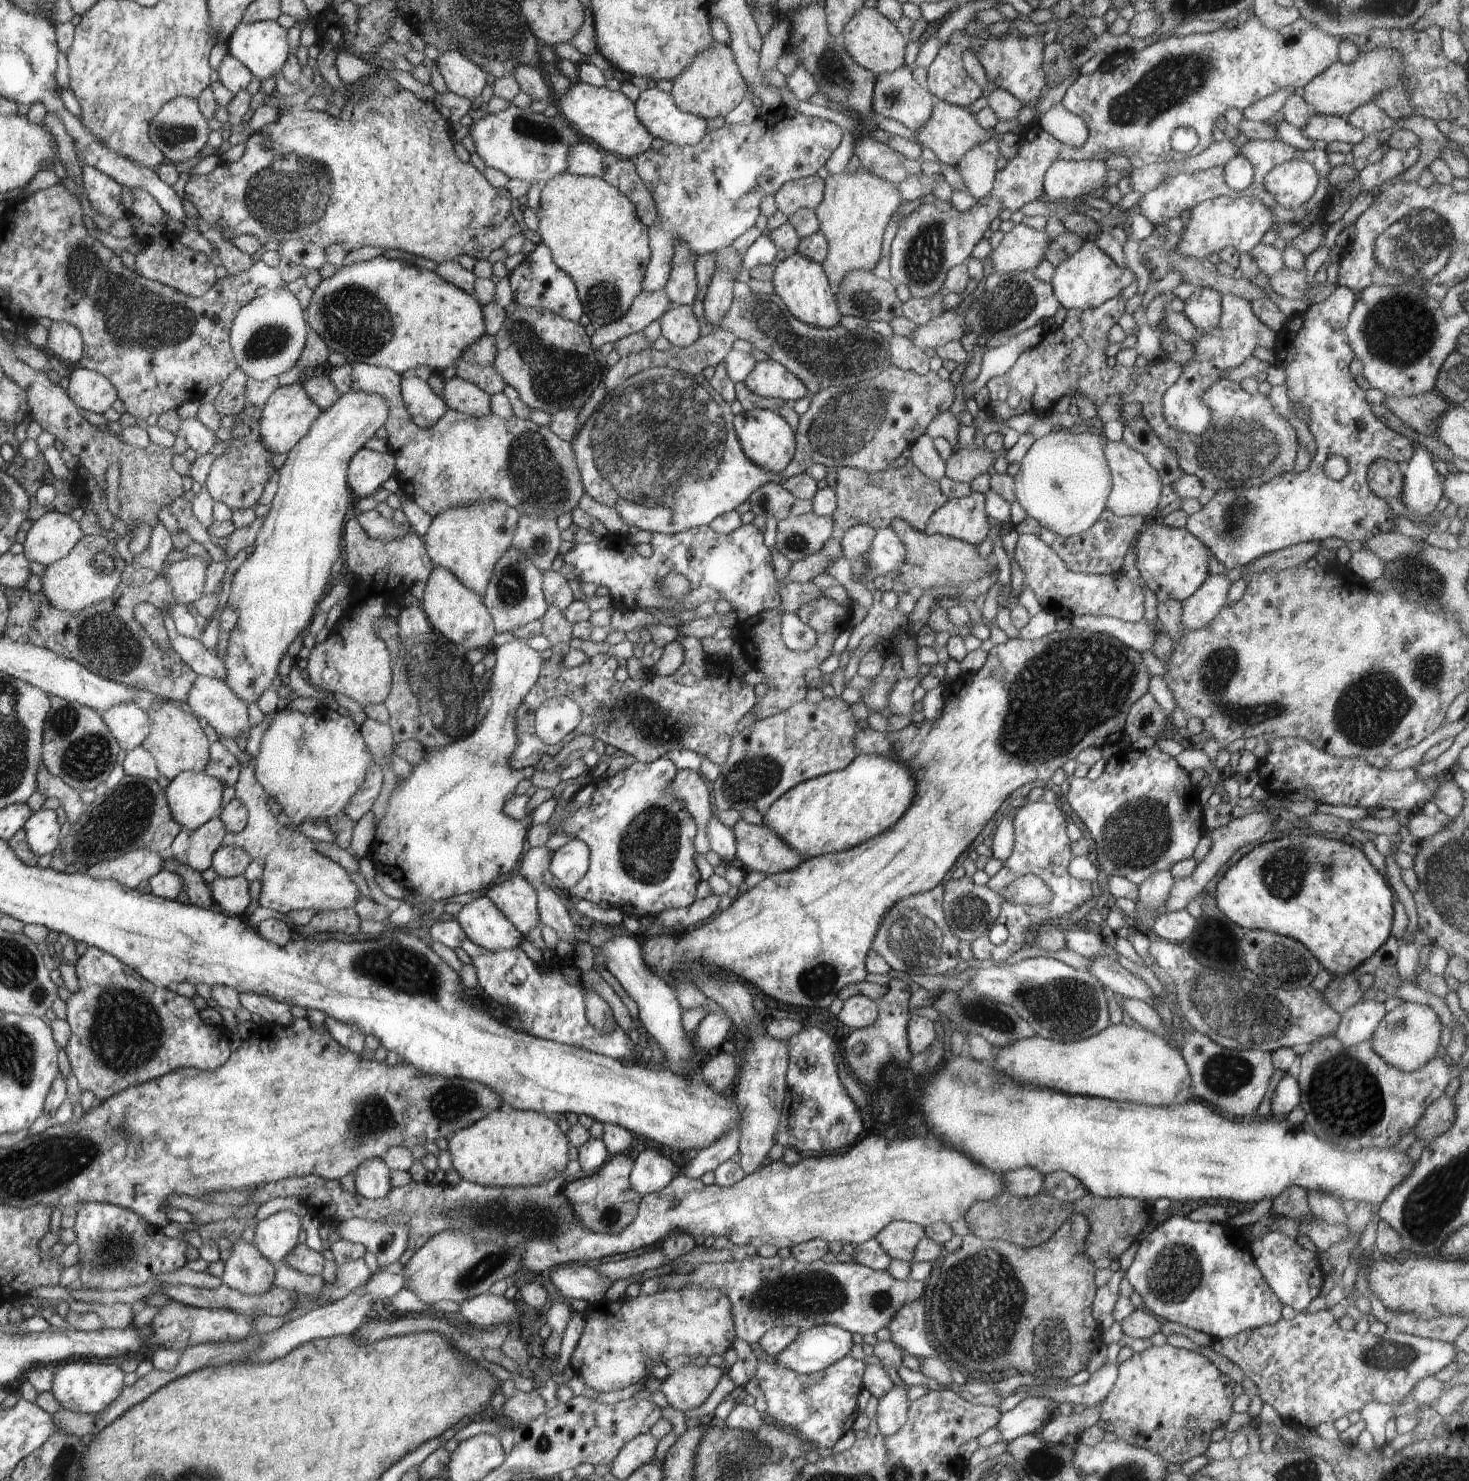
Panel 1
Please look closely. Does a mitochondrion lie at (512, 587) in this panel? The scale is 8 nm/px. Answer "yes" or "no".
yes

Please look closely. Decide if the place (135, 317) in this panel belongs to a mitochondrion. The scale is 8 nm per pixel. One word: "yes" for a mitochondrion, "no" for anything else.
yes

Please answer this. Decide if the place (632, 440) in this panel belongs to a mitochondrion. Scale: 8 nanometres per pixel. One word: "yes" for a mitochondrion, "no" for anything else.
yes

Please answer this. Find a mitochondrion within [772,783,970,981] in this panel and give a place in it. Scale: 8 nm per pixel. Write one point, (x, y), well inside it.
(913, 941)

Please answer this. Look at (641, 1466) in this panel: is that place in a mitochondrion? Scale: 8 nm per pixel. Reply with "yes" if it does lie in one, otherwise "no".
no

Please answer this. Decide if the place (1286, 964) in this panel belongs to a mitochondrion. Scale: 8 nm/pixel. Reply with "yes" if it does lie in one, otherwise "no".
yes

